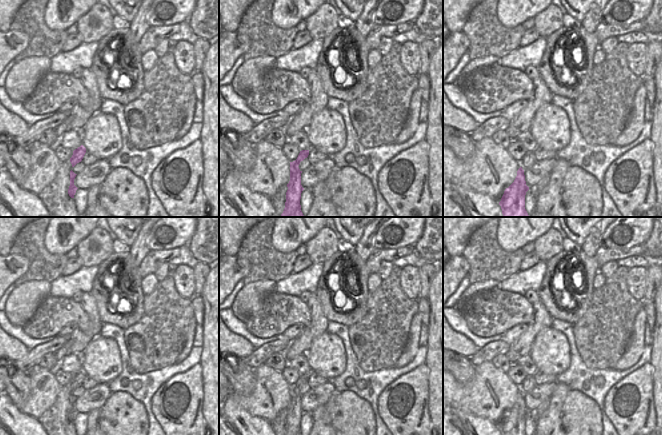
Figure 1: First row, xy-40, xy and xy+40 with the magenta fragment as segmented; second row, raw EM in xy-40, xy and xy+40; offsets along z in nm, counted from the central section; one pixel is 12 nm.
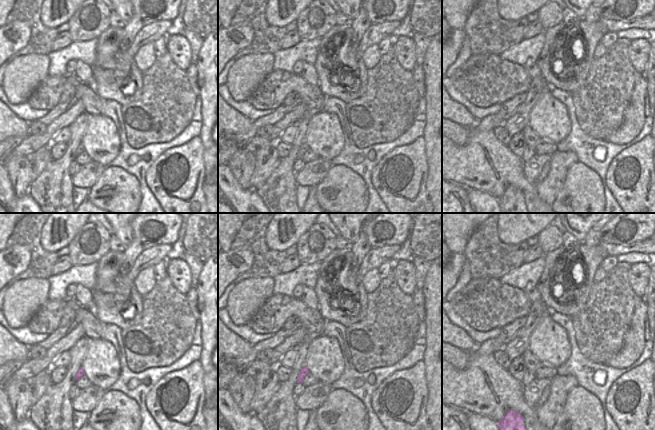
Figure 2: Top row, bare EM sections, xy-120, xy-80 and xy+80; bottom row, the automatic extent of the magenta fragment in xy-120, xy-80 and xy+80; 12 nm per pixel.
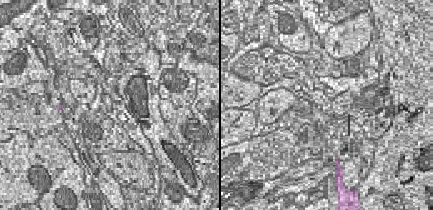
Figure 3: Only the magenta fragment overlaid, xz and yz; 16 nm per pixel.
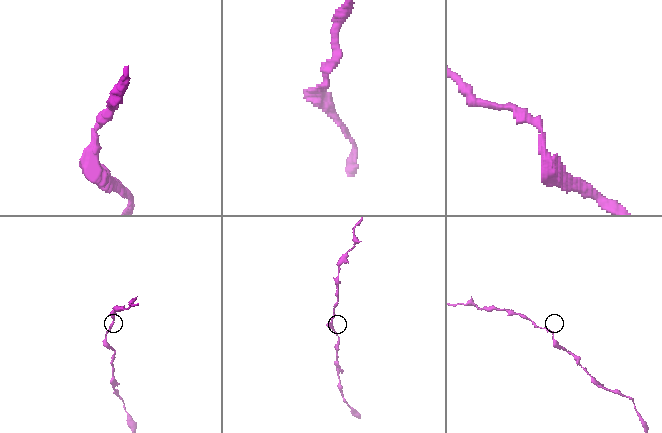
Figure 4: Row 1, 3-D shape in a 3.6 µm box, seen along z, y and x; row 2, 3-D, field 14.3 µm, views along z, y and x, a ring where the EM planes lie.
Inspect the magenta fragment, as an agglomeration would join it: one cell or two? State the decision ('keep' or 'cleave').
keep

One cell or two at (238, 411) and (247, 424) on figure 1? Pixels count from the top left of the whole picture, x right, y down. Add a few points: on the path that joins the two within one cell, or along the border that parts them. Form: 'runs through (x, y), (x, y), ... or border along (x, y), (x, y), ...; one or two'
runs through (239, 414), (244, 421); one

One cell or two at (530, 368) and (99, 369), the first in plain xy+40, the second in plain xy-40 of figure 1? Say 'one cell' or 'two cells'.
two cells

